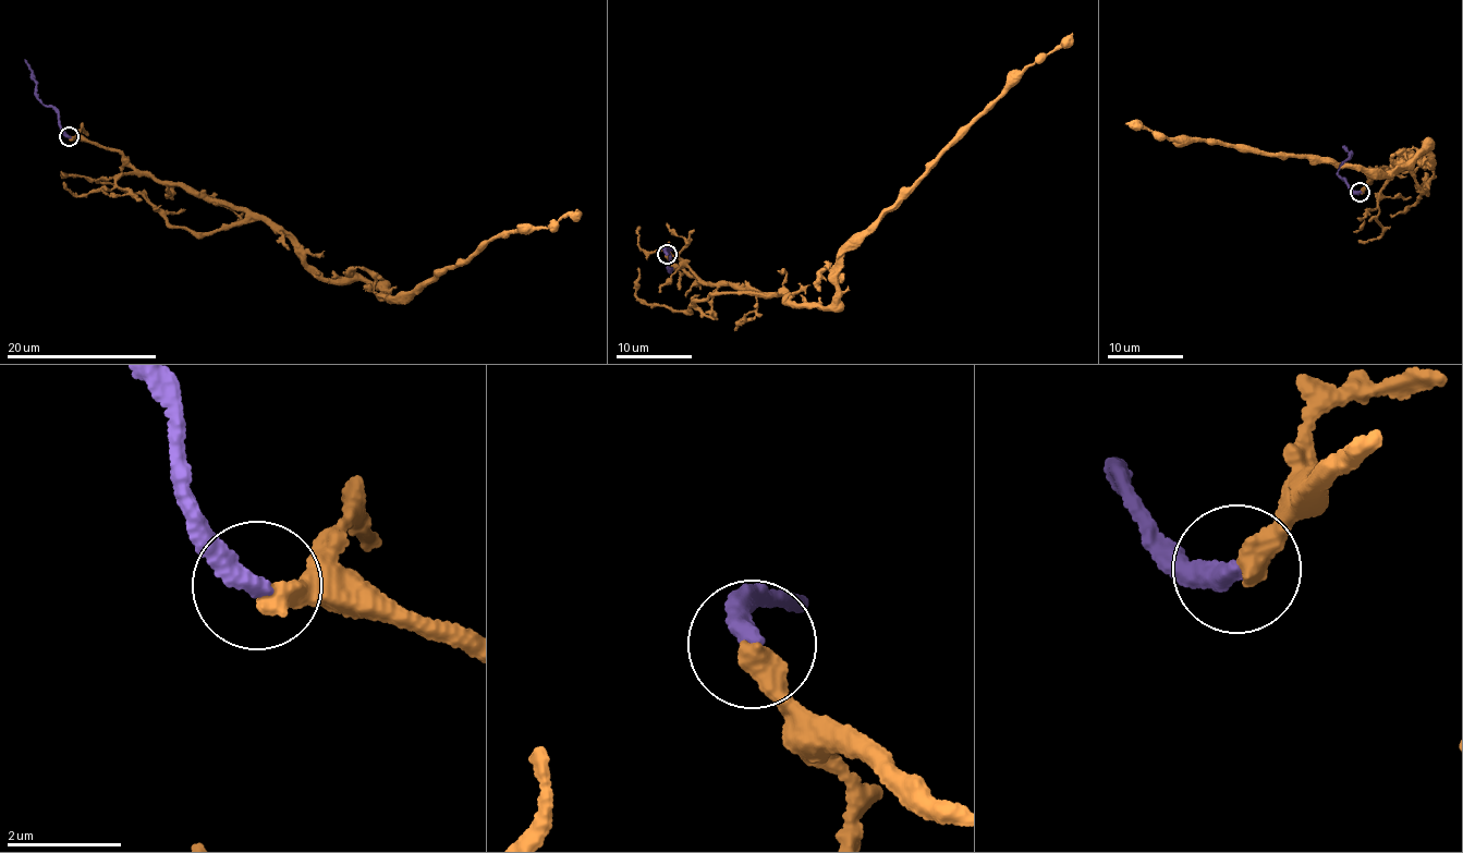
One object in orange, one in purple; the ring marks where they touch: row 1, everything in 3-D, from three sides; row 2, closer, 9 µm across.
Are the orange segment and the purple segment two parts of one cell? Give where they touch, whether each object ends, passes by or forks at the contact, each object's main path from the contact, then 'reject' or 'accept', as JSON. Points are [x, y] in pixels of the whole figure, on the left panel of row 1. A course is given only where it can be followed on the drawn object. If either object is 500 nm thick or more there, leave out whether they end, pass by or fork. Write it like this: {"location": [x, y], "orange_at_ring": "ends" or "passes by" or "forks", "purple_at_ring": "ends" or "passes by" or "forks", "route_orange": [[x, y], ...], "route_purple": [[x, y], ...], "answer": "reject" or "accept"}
{"location": [69, 136], "orange_at_ring": "ends", "purple_at_ring": "ends", "route_orange": [[69, 138], [256, 214], [327, 279], [363, 277], [394, 300], [468, 262], [492, 238], [557, 226], [577, 208]], "route_purple": [[69, 137], [61, 128], [58, 112], [35, 92], [36, 82], [25, 59]], "answer": "accept"}

